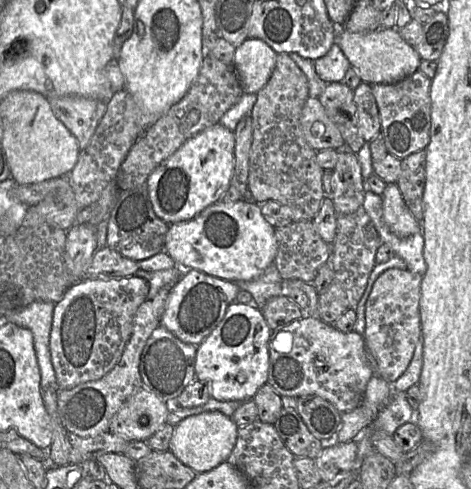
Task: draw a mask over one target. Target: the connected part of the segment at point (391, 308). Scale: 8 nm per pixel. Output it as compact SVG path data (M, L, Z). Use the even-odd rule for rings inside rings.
M392 268L375 281L366 302L365 346L373 362L374 375L395 382L407 369L421 336L419 300L422 276L408 269Z

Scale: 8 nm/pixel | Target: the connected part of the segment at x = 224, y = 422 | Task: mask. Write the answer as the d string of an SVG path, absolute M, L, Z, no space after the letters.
M219 411L188 416L173 427L169 450L196 473L208 472L228 460L235 447L239 428L231 417Z

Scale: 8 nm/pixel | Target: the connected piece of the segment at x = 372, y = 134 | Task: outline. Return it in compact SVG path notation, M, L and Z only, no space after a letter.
M361 81L354 91L359 130L368 143L381 133L381 118L372 85Z

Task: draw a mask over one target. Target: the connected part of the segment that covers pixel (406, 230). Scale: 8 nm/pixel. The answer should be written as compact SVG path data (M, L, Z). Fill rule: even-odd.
M397 183L386 185L382 200L384 221L396 236L407 238L421 233L421 222L408 209Z

